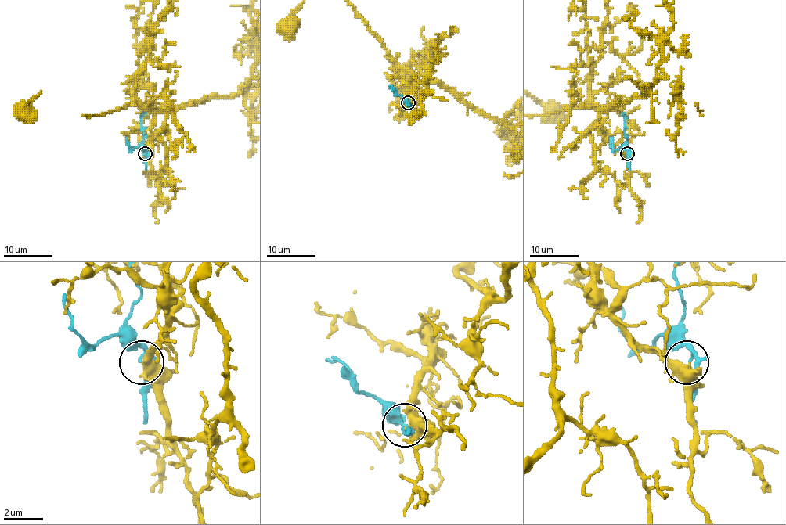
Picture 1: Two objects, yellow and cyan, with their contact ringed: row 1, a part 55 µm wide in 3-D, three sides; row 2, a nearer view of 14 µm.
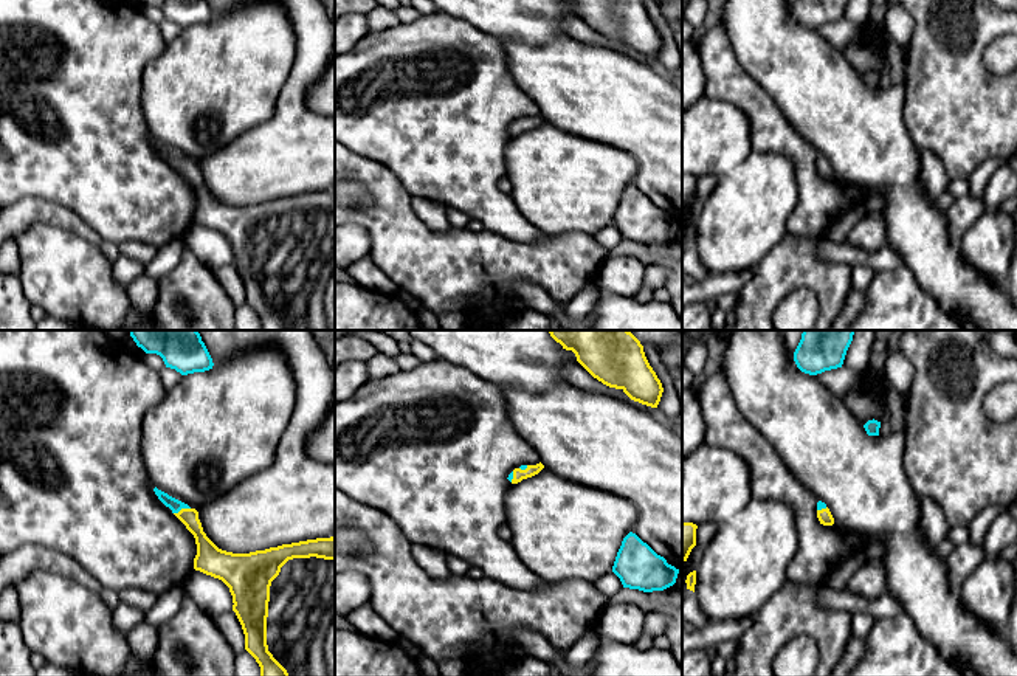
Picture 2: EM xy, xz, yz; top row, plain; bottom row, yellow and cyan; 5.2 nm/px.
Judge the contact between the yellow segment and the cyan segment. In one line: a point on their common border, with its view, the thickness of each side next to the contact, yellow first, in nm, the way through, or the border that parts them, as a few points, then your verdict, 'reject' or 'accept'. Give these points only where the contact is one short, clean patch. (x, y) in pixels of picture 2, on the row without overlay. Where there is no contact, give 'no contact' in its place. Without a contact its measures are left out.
xy (182, 162) | 100/70 nm | accept

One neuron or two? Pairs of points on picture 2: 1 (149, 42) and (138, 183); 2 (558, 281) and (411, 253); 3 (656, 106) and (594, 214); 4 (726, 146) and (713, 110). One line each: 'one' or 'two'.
1: one
2: one
3: two
4: one

